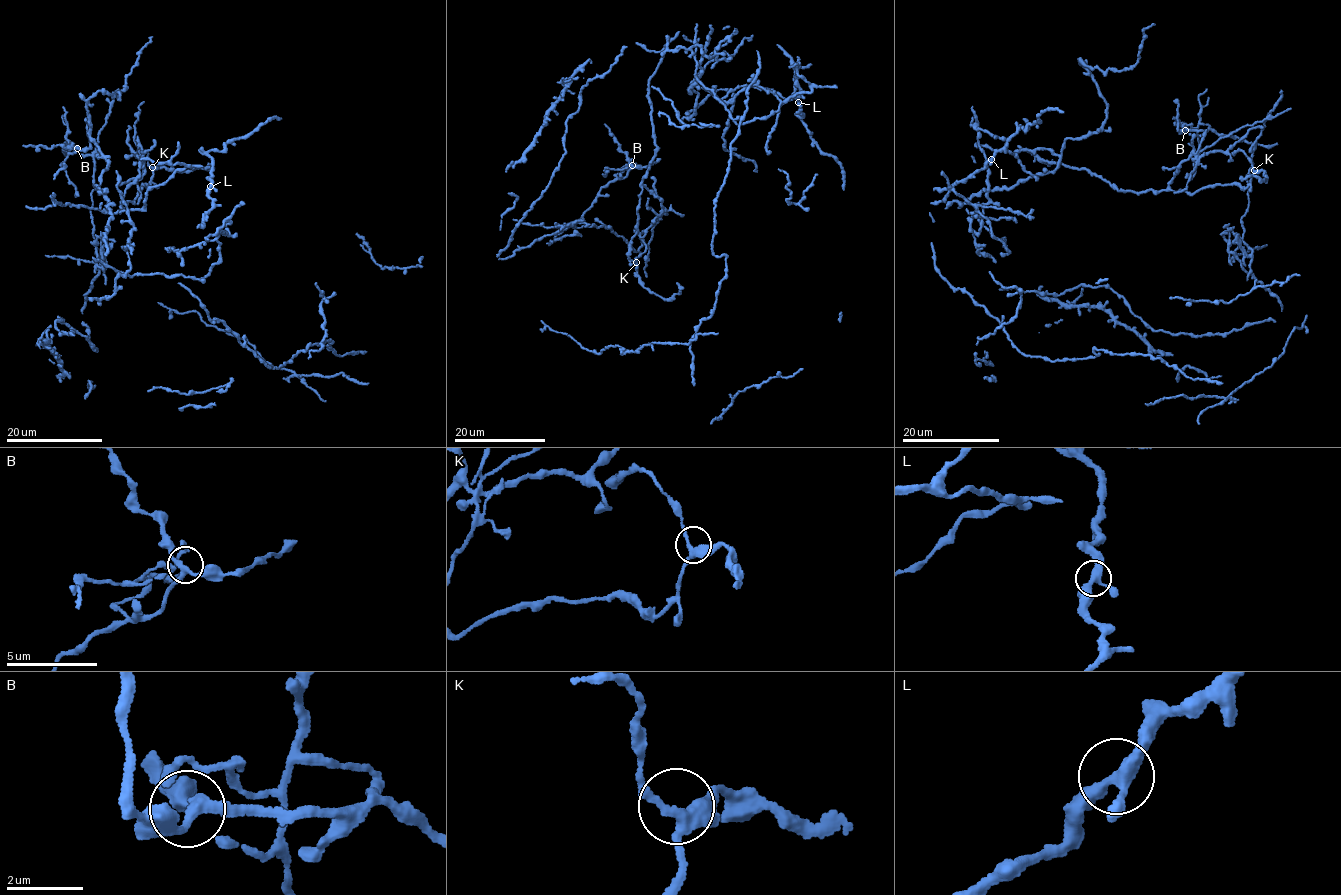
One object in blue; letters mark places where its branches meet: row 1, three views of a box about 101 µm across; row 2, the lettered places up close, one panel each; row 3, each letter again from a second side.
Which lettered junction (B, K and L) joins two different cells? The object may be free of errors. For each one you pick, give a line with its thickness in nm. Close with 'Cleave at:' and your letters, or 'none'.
Cleave at: none

